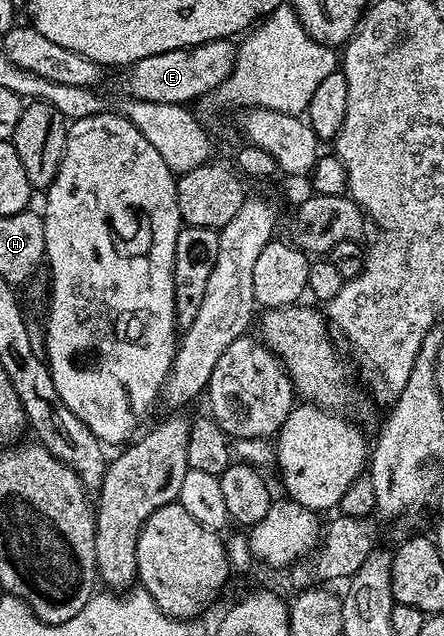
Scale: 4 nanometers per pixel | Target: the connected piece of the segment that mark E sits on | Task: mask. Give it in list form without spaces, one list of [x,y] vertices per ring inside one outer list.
[[[216,39],[207,41],[203,45],[184,47],[183,49],[171,49],[171,53],[155,53],[155,57],[143,57],[143,61],[132,64],[124,72],[125,92],[130,99],[139,101],[167,101],[168,103],[192,104],[192,99],[201,99],[205,94],[216,92],[224,79],[229,76],[235,65],[237,47],[233,39]]]

